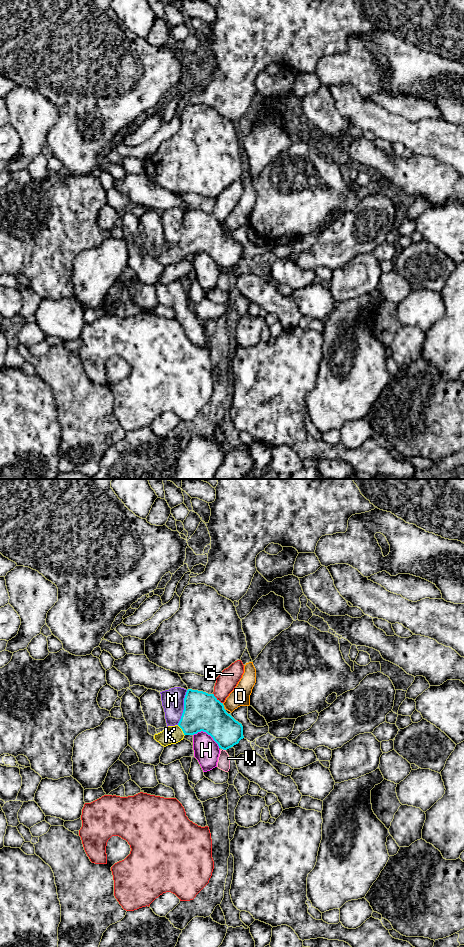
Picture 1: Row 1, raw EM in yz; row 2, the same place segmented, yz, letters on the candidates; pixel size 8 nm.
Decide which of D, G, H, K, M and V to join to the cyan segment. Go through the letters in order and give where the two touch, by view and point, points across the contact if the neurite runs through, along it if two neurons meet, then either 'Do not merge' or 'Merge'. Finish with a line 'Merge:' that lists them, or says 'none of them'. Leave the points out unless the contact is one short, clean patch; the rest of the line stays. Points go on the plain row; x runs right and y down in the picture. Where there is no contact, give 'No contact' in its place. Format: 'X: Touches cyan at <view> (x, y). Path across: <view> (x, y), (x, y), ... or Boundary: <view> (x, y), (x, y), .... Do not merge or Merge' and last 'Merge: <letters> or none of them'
D: Touches cyan at yz (223, 225). Boundary: yz (222, 223), (224, 226). Do not merge
G: Touches cyan at yz (216, 218). Boundary: yz (213, 213), (222, 223). Do not merge
H: Touches cyan at yz (207, 253). Do not merge
K: Touches cyan at yz (182, 250). Path across: yz (203, 232), (182, 250), (170, 255). Merge
M: Touches cyan at yz (184, 227). Boundary: yz (187, 210), (184, 216), (184, 229), (177, 244). Do not merge
V: Touches cyan at yz (224, 269). Boundary: yz (222, 268), (225, 270). Do not merge
Merge: K

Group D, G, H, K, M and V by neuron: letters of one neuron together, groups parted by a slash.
D / G / H / K / M / V

